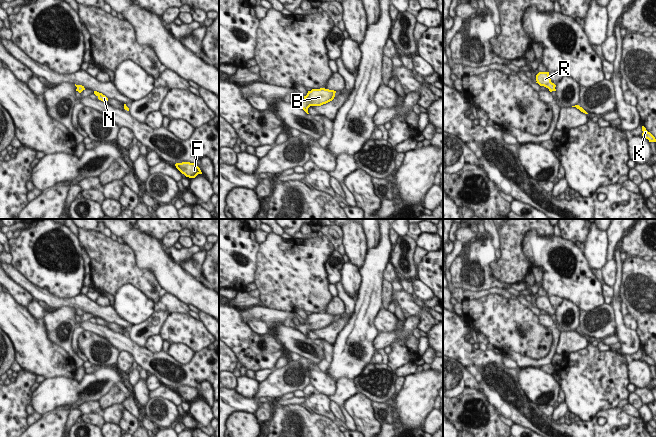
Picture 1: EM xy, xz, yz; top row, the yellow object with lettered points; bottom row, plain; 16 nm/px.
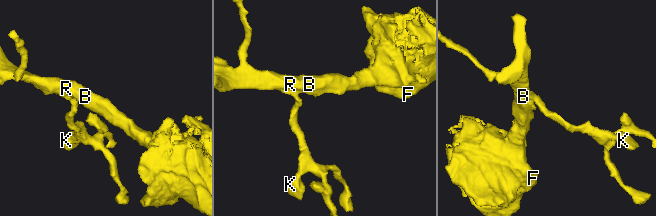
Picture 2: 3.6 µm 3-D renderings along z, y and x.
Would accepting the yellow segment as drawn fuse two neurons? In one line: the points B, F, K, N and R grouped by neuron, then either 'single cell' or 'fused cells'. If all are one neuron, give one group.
B F K N R; single cell

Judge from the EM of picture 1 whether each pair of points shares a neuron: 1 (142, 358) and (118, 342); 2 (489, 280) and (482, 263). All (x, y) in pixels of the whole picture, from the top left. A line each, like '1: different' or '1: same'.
1: same
2: same

